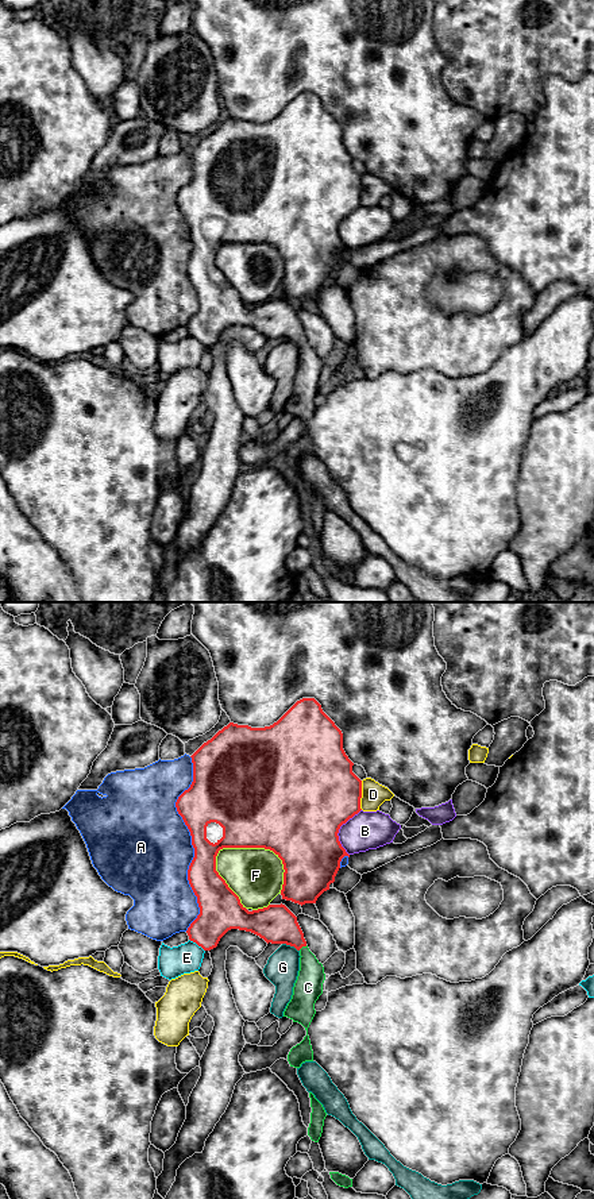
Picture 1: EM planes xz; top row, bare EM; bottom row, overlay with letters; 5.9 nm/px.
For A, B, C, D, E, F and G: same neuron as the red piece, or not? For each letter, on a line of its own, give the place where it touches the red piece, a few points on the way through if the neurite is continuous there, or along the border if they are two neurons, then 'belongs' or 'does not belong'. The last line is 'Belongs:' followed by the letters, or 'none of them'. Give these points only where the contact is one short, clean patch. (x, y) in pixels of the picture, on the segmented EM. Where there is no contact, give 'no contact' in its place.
A: meets red in xz at (192, 844); does not belong
B: meets red in xz at (338, 831); does not belong
C: meets red in xz at (303, 945); runs through xz (276, 924), (288, 930), (303, 945), (308, 959), (308, 986); belongs
D: meets red in xz at (361, 795); does not belong
E: meets red in xz at (197, 944); border along xz (189, 939), (204, 951); does not belong
F: meets red in xz at (222, 878); does not belong
G: meets red in xz at (290, 945); does not belong
Belongs: C

